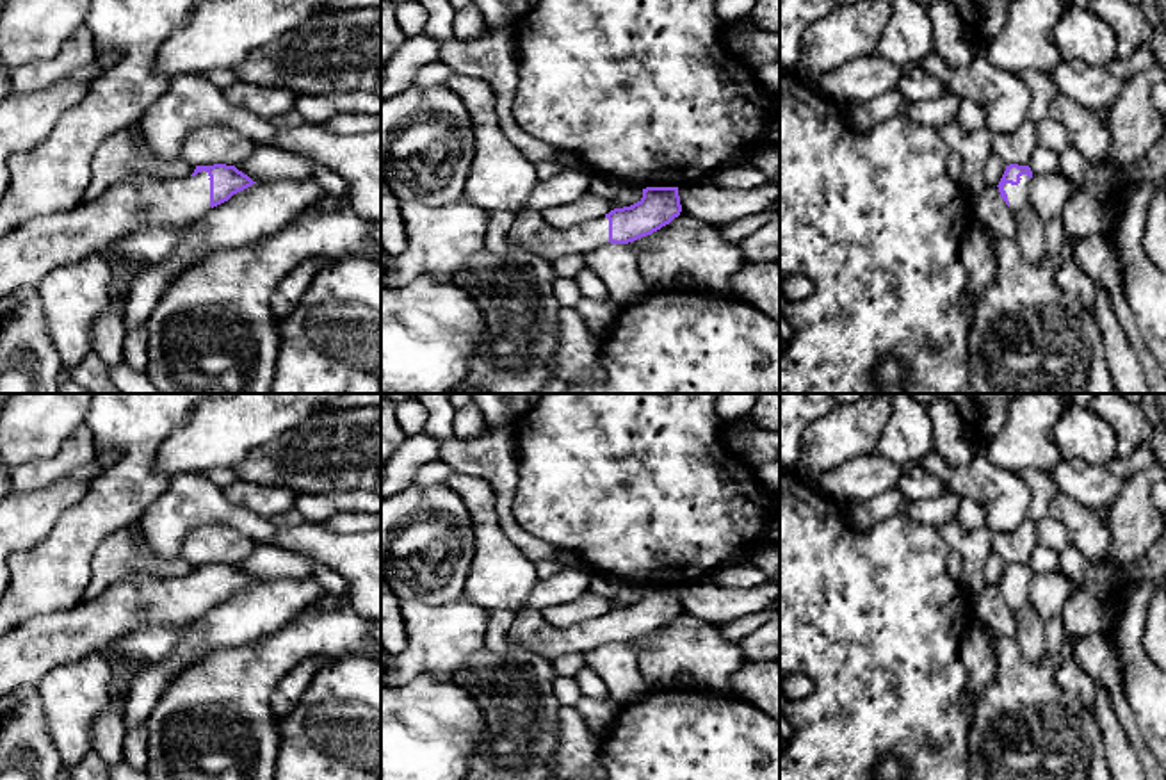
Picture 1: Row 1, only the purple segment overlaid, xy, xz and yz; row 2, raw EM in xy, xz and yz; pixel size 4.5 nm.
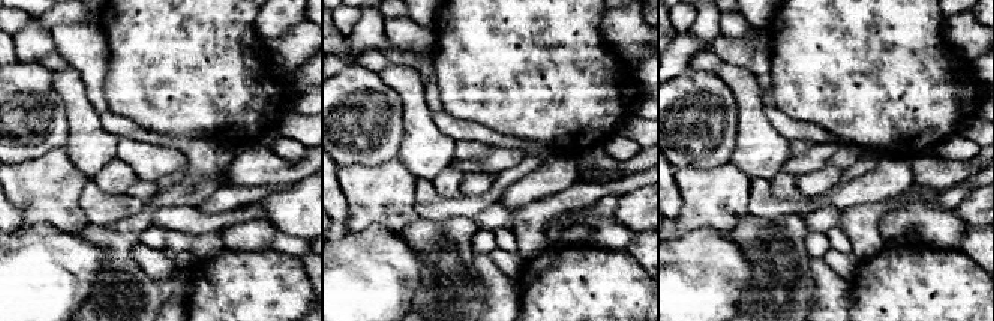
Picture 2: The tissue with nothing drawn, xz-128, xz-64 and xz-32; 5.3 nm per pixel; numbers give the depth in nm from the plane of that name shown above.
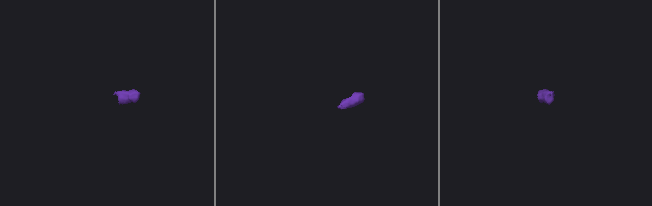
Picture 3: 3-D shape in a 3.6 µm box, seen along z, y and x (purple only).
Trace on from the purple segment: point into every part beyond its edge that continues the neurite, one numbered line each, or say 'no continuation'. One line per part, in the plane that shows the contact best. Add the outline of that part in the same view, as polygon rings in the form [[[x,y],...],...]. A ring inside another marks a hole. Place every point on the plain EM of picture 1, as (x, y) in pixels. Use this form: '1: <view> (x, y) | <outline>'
1: xy (27, 652) | [[[206,570],[183,579],[130,573],[94,600],[82,600],[73,609],[32,618],[11,629],[0,636],[0,698],[9,698],[23,686],[39,686],[48,671],[82,657],[93,654],[109,657],[117,641],[139,629],[182,627],[201,618],[212,607],[208,577]]]

